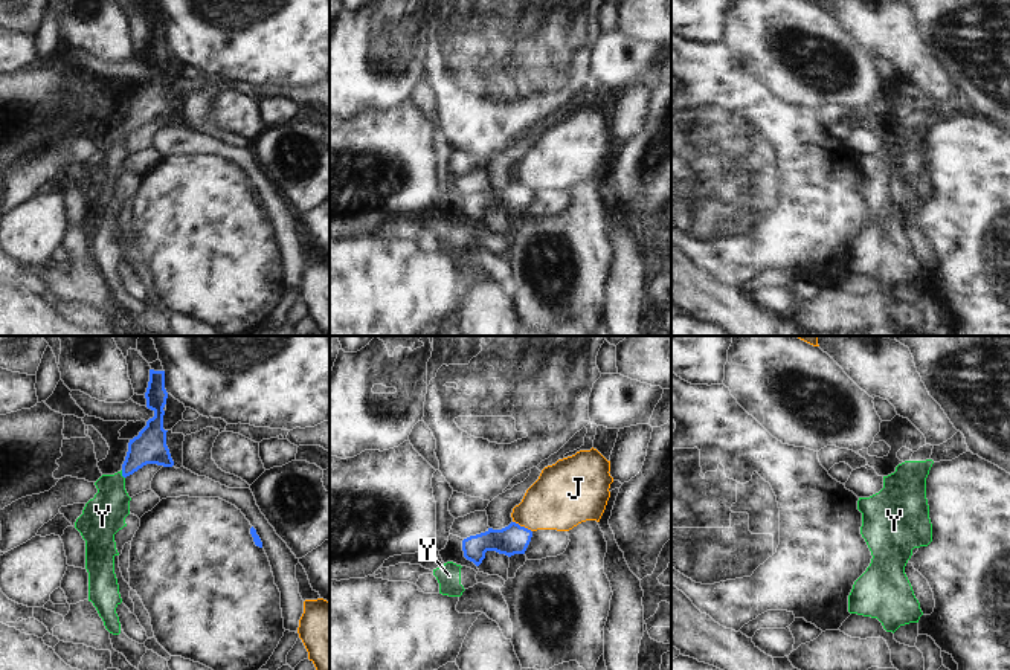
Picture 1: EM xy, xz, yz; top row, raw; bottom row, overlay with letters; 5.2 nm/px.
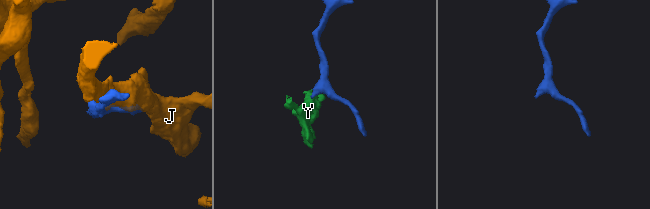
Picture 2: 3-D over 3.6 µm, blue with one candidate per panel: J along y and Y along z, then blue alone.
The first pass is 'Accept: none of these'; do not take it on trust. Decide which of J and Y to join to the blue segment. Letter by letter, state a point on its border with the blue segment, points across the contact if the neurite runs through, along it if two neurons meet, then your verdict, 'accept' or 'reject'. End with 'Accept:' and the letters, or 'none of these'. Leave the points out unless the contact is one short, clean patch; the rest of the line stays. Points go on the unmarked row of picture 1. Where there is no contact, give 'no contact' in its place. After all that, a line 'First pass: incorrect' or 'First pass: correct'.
J: xz (522, 185) | reject
Y: xy (122, 133) | across xy (150, 104), (122, 133), (102, 174) | accept
Accept: Y
First pass: incorrect

